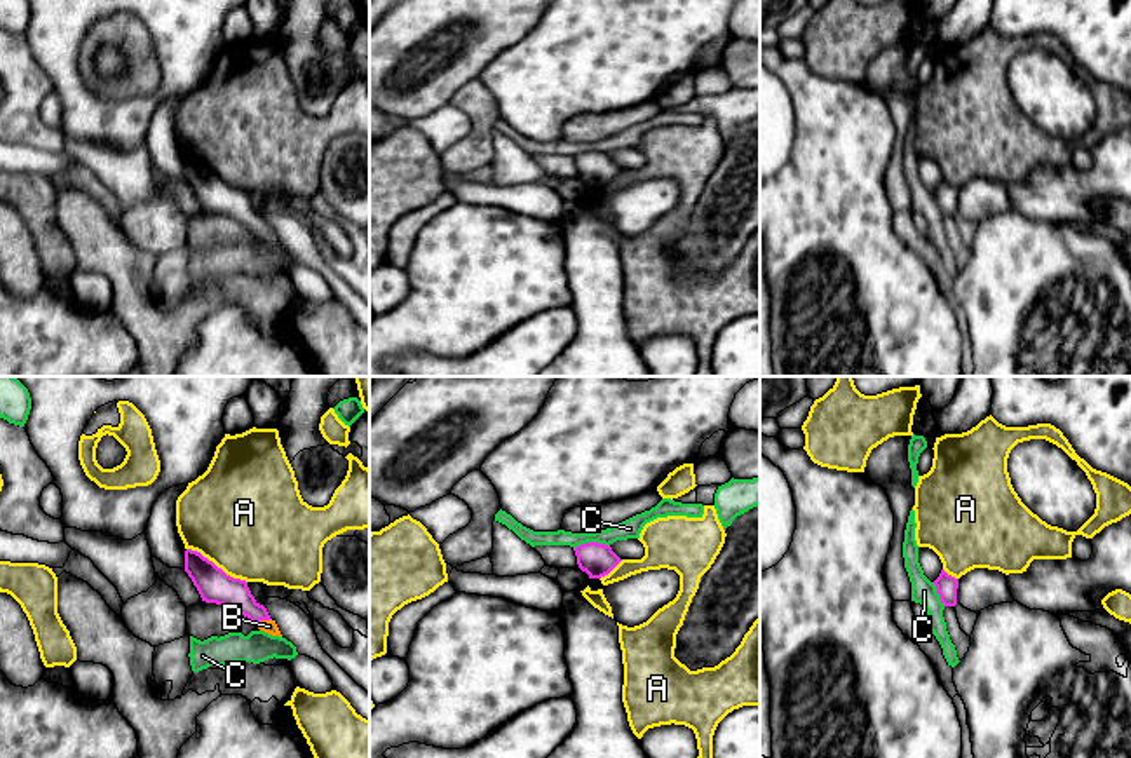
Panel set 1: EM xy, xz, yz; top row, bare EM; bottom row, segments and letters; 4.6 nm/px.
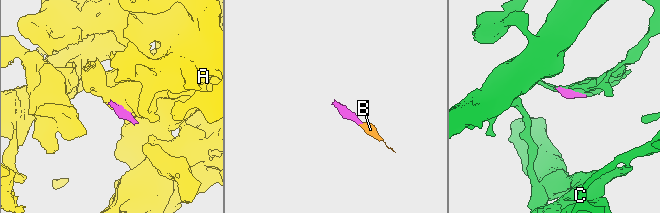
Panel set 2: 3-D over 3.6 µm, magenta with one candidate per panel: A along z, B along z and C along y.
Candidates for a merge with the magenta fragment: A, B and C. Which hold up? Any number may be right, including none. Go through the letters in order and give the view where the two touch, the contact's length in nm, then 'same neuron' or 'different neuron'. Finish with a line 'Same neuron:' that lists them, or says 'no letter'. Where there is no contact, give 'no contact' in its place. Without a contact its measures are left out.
A: contact in xy; length 320 nm; different neuron
B: contact in xy; length 80 nm; same neuron
C: contact in xz; length 170 nm; different neuron
Same neuron: B

